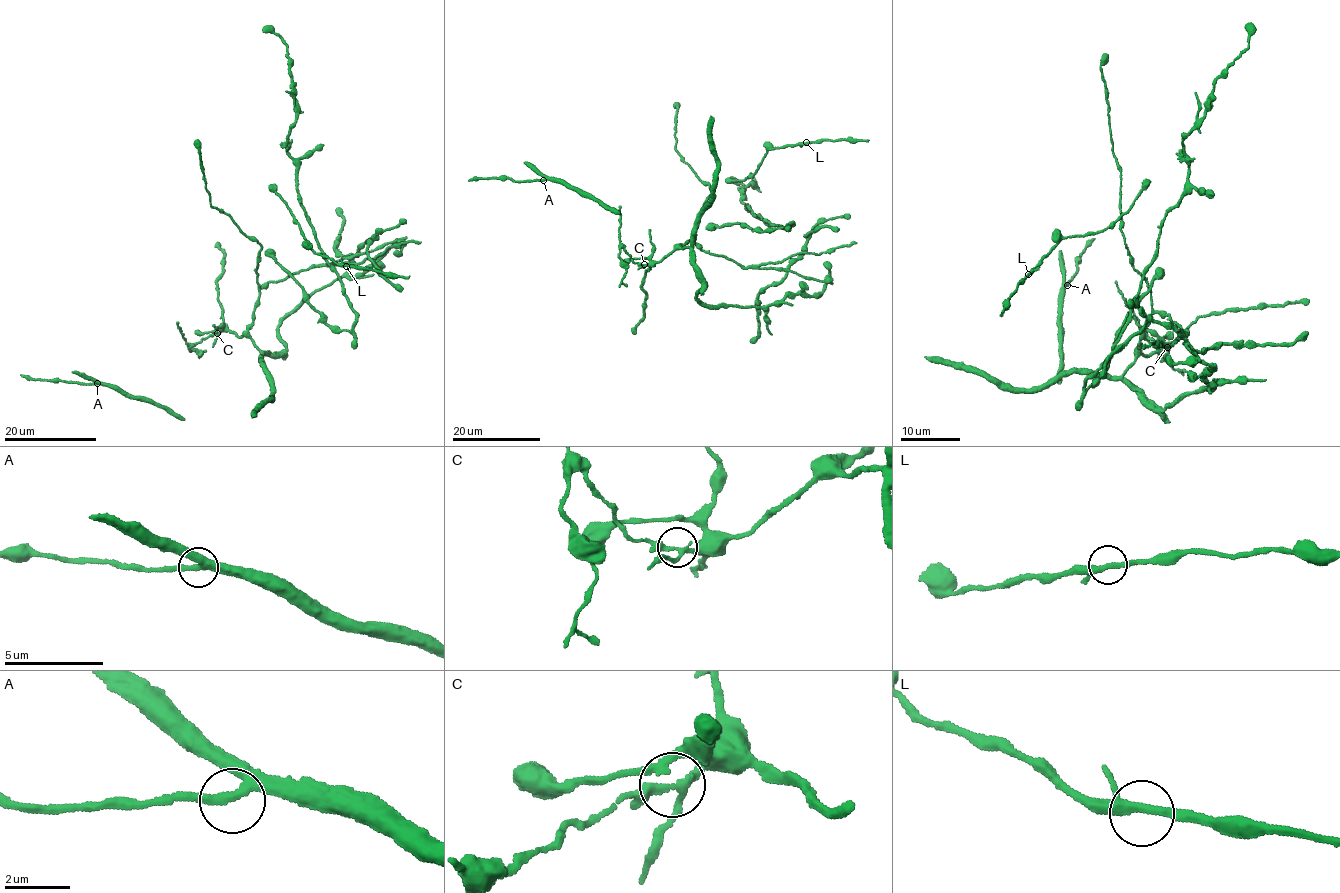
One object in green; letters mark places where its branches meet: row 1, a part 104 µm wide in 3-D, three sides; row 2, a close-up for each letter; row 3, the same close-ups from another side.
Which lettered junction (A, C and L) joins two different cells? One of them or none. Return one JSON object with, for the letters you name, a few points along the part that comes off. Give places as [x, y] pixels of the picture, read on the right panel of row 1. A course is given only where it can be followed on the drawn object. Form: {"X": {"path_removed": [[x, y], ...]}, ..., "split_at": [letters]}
{"C": {"path_removed": [[1167, 347], [1168, 344], [1165, 346], [1144, 336], [1115, 280]]}, "split_at": ["C"]}

